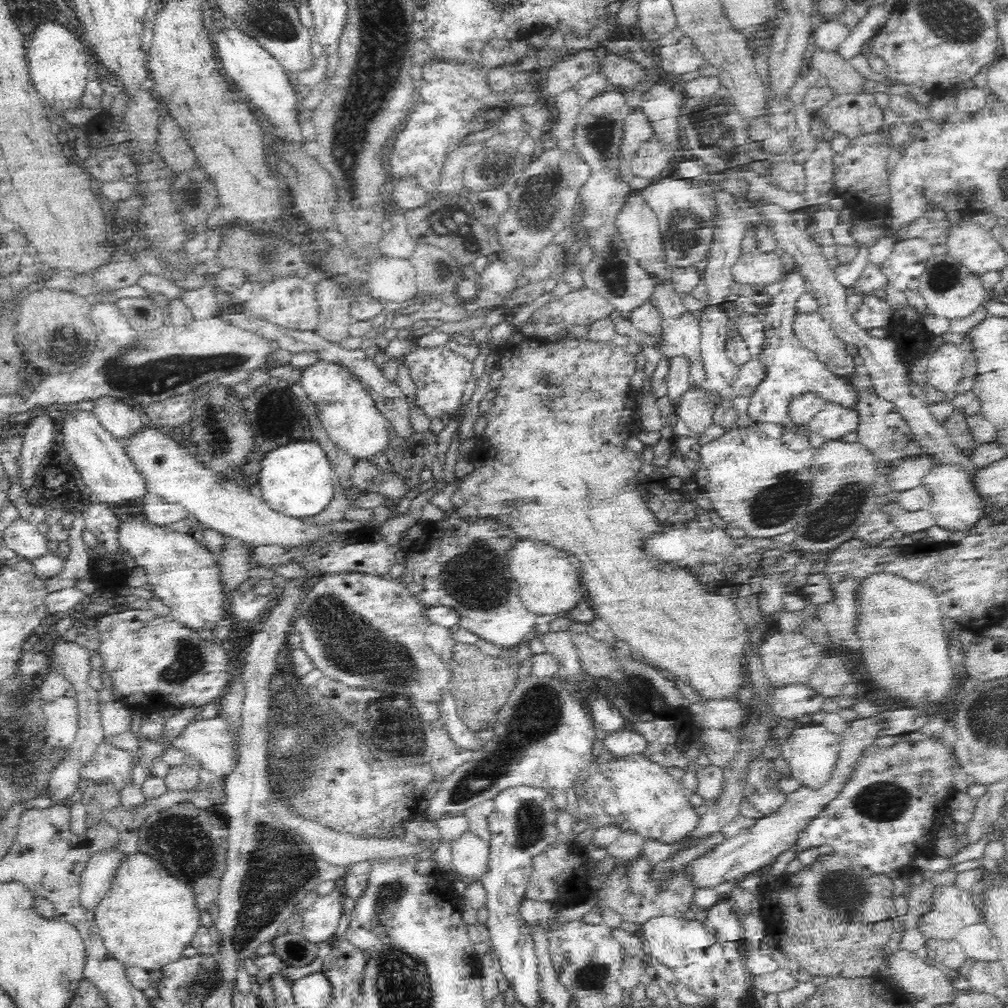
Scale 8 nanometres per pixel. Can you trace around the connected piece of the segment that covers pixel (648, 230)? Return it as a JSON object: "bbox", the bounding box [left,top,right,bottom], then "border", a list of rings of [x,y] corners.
{"bbox":[613,194,669,277],"border":[[[630,194],[623,207],[618,211],[613,223],[617,235],[627,244],[629,256],[634,258],[649,276],[669,277],[666,255],[663,252],[663,238],[659,231],[660,222],[644,198]]]}

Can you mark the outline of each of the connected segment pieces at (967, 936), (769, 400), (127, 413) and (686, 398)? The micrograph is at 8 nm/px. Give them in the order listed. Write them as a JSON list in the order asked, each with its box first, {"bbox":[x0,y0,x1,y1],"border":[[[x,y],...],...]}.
[{"bbox":[955,922,1000,962],"border":[[[985,922],[961,928],[955,940],[966,958],[982,962],[996,962],[999,958],[1000,943]]]},{"bbox":[747,266,861,428],"border":[[[794,266],[791,271],[786,272],[781,284],[782,289],[772,298],[763,322],[766,328],[766,343],[764,352],[758,360],[766,363],[766,378],[762,380],[762,384],[756,388],[756,393],[750,398],[747,414],[753,422],[779,424],[792,428],[794,424],[788,418],[788,408],[795,399],[809,393],[822,398],[824,403],[835,403],[844,409],[857,411],[861,391],[852,384],[848,384],[846,379],[828,370],[811,350],[801,346],[795,334],[793,328],[795,305],[799,297],[806,292],[806,284],[802,275],[798,273],[798,267]]]},{"bbox":[92,397,144,449],"border":[[[112,397],[102,398],[94,402],[95,406],[92,412],[96,415],[99,423],[126,449],[128,442],[138,434],[142,432],[144,428],[144,421],[140,419],[141,412],[135,407],[130,407],[118,399],[112,399]]]},{"bbox":[675,387,722,438],"border":[[[694,387],[687,390],[675,405],[675,418],[681,418],[690,429],[690,435],[698,438],[714,424],[714,414],[722,402],[719,394],[710,389]]]}]

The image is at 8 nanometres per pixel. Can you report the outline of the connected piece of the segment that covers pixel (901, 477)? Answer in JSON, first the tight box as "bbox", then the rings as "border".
{"bbox":[888,453,932,492],"border":[[[927,453],[910,456],[904,459],[889,474],[888,484],[892,492],[904,492],[921,484],[924,473],[929,469],[932,457]]]}

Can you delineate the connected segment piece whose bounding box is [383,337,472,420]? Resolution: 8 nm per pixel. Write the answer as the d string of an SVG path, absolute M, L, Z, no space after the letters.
M397 337L384 347L388 358L397 358L409 370L412 382L416 388L416 406L428 416L429 420L442 418L446 414L453 415L460 406L466 390L466 383L471 380L472 362L464 355L453 352L446 345L436 347L420 347L410 349L408 340Z

